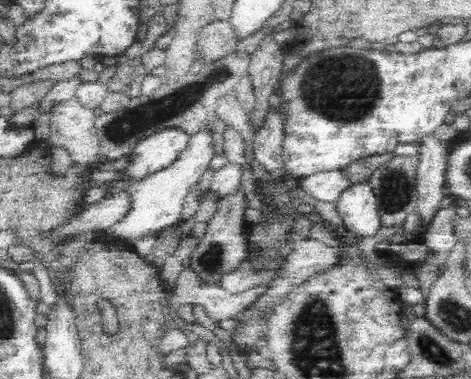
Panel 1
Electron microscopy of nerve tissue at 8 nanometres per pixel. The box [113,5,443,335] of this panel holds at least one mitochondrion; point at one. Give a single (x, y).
(344, 89)

